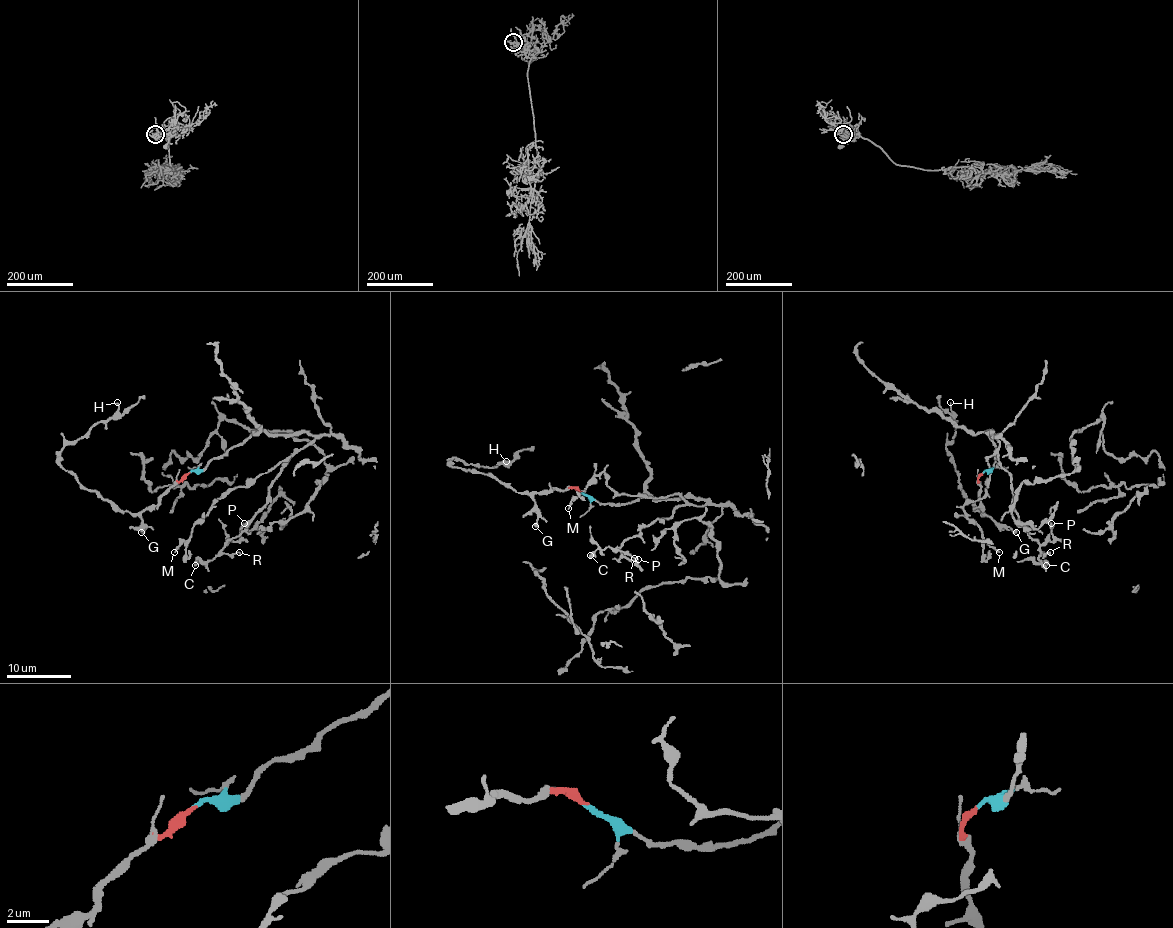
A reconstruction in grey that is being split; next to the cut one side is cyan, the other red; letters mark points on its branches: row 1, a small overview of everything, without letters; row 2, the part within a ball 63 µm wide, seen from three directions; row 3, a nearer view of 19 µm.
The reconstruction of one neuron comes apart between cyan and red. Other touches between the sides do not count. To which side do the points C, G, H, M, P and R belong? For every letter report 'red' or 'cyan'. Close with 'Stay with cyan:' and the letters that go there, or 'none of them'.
C: cyan
G: red
H: red
M: cyan
P: cyan
R: cyan
Stay with cyan: C, M, P, R

